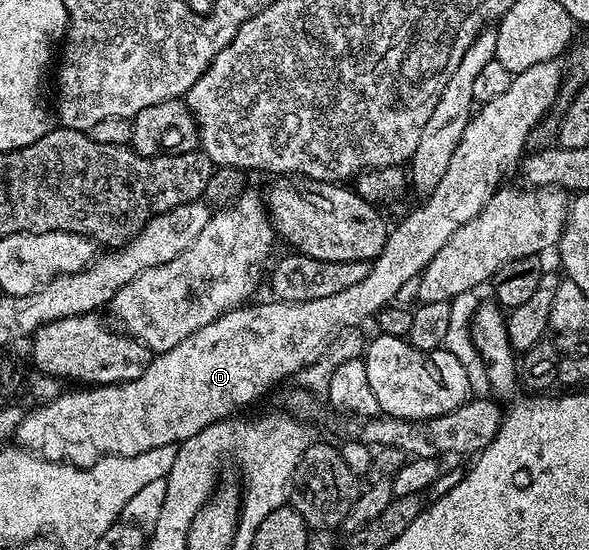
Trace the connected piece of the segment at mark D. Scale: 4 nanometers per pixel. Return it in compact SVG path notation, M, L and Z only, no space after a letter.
M555 59L552 61L545 61L544 63L536 63L536 67L528 67L524 71L520 71L519 73L513 74L513 76L511 76L510 82L508 83L508 91L504 91L504 95L496 95L496 99L488 99L487 101L481 102L481 104L477 106L474 116L470 118L468 127L464 127L464 135L460 135L460 143L456 143L456 152L453 153L452 159L448 162L448 167L446 170L444 170L444 176L441 177L440 183L436 183L436 191L432 191L431 193L429 193L428 196L425 198L425 200L423 200L426 201L423 203L423 205L416 206L415 209L412 210L411 213L408 214L407 217L404 218L403 221L400 222L398 226L395 227L395 229L393 226L393 228L391 228L389 232L387 232L384 251L380 251L380 255L378 257L375 257L374 260L370 262L370 270L368 271L368 275L364 275L364 279L360 279L360 283L355 283L353 287L347 287L345 291L340 291L340 295L328 295L324 299L312 299L311 301L280 301L277 299L269 299L270 301L264 302L263 305L254 305L255 303L247 303L237 309L229 309L227 313L225 313L224 315L220 315L212 323L208 323L208 327L200 327L200 331L192 331L192 335L188 335L188 339L180 339L180 343L176 343L176 347L172 347L168 351L164 351L163 353L151 356L150 362L148 363L148 371L144 371L144 375L140 375L140 379L132 379L131 381L129 381L128 383L124 383L123 385L96 385L93 387L78 387L75 388L78 389L75 391L75 393L70 393L70 391L63 391L56 399L35 404L33 406L34 410L31 411L30 409L29 412L25 414L25 417L23 418L21 423L19 423L19 427L17 429L17 434L16 434L17 444L21 446L21 448L29 452L38 454L39 457L42 457L46 461L61 461L67 465L79 465L81 469L88 469L90 468L90 466L95 465L97 461L100 460L101 457L131 457L132 455L140 455L144 451L152 451L152 447L164 447L165 445L178 445L184 439L192 439L192 435L196 435L196 431L204 431L204 427L208 427L212 423L216 423L217 421L225 421L228 418L231 418L234 414L237 414L234 413L237 411L237 409L242 409L245 407L245 405L250 405L253 403L253 401L260 400L261 397L264 396L265 393L268 392L270 388L273 387L273 385L280 384L281 381L285 379L285 377L290 377L293 375L293 373L298 373L298 372L299 372L298 374L301 374L303 371L309 369L311 365L315 365L316 362L320 360L322 356L324 356L326 353L330 352L330 350L334 348L336 342L339 339L347 336L347 334L349 334L351 331L357 330L354 328L356 328L357 325L361 323L361 321L366 321L369 319L369 317L371 320L371 318L373 318L376 314L378 314L378 312L380 312L381 309L385 309L387 305L391 304L391 302L393 302L395 298L397 298L394 296L396 296L397 293L400 292L401 289L404 288L405 285L408 284L410 280L411 280L410 281L411 284L411 282L413 282L415 279L421 277L423 271L425 271L425 269L428 267L428 263L432 263L432 259L436 255L436 251L440 251L440 247L444 247L444 243L448 243L448 239L452 239L452 235L456 235L456 231L460 231L460 227L464 227L464 223L468 223L468 219L476 219L476 215L480 215L480 211L488 203L488 199L492 199L492 195L494 194L494 192L497 191L498 188L500 188L500 186L503 184L502 176L504 176L505 173L508 172L509 169L513 167L513 165L515 168L515 165L519 162L519 159L523 156L523 154L527 152L526 140L528 139L528 135L530 134L531 131L533 131L533 129L537 129L538 126L542 124L542 119L543 117L545 117L546 112L548 112L548 110L553 107L554 101L558 98L558 89L559 87L562 86L563 72L564 72L564 65L561 60Z

